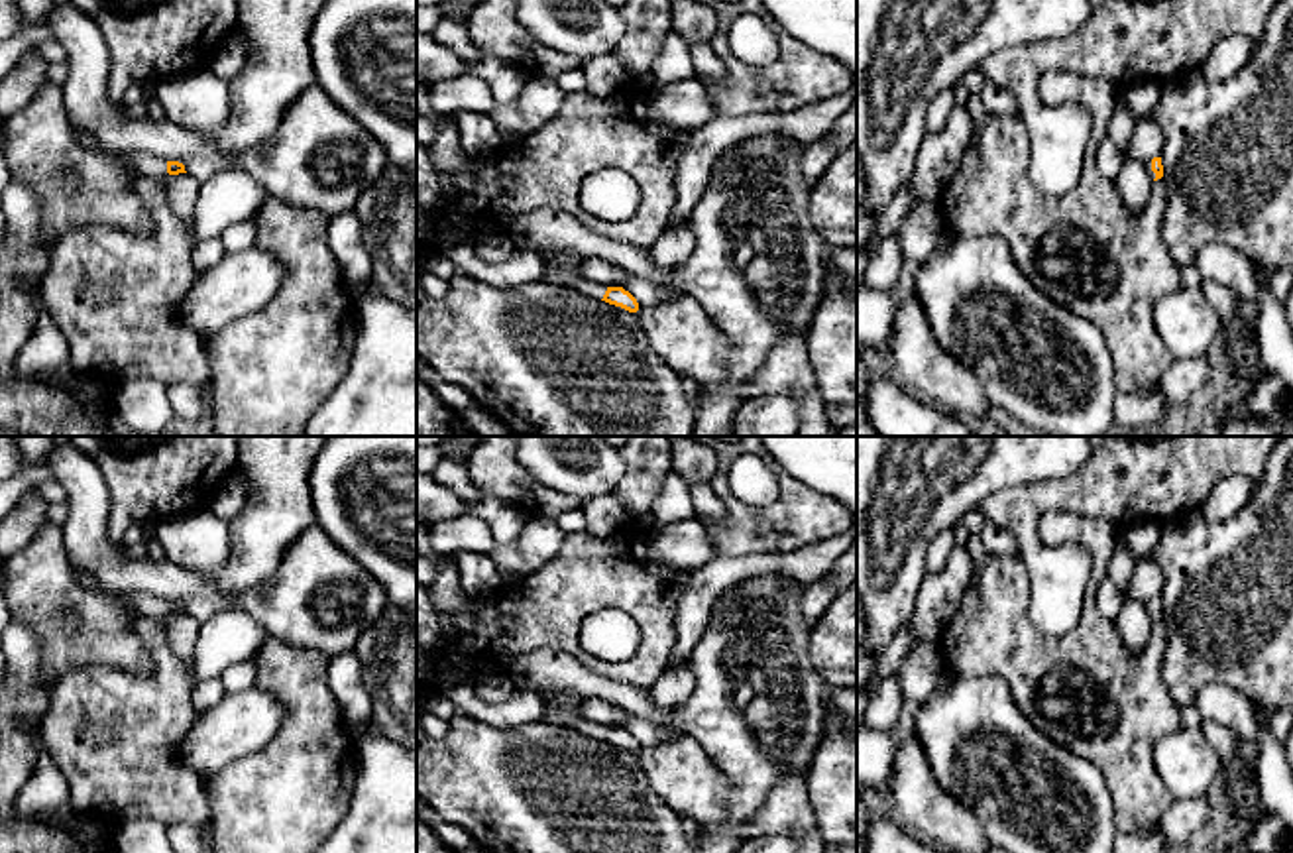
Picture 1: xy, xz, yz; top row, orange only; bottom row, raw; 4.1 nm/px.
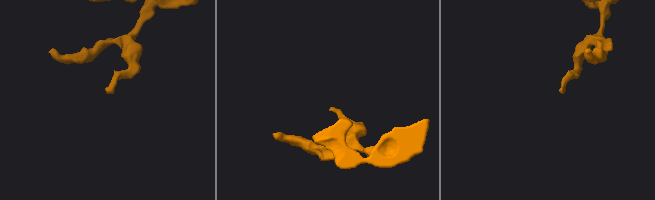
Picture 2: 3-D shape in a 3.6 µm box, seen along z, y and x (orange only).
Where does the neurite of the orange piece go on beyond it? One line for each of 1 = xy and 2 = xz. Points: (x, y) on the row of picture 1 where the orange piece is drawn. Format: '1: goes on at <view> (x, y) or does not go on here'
1: goes on at xy (150, 166)
2: goes on at xz (557, 276)

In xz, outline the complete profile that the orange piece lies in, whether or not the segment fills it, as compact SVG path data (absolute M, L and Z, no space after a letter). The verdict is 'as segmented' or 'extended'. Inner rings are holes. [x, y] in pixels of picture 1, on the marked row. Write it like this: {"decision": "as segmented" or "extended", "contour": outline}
{"decision": "extended", "contour": "M544 265L540 279L546 283L552 283L552 285L572 287L584 295L590 295L590 297L605 301L609 305L621 307L629 313L639 311L637 299L623 287L603 287L599 283L586 279L584 275L580 275L574 269Z"}

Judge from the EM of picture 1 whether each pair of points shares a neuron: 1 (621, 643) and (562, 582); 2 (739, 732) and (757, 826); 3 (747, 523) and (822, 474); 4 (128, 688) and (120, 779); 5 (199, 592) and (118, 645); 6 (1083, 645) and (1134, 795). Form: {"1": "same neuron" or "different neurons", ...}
{"1": "different neurons", "2": "different neurons", "3": "different neurons", "4": "same neuron", "5": "different neurons", "6": "same neuron"}

